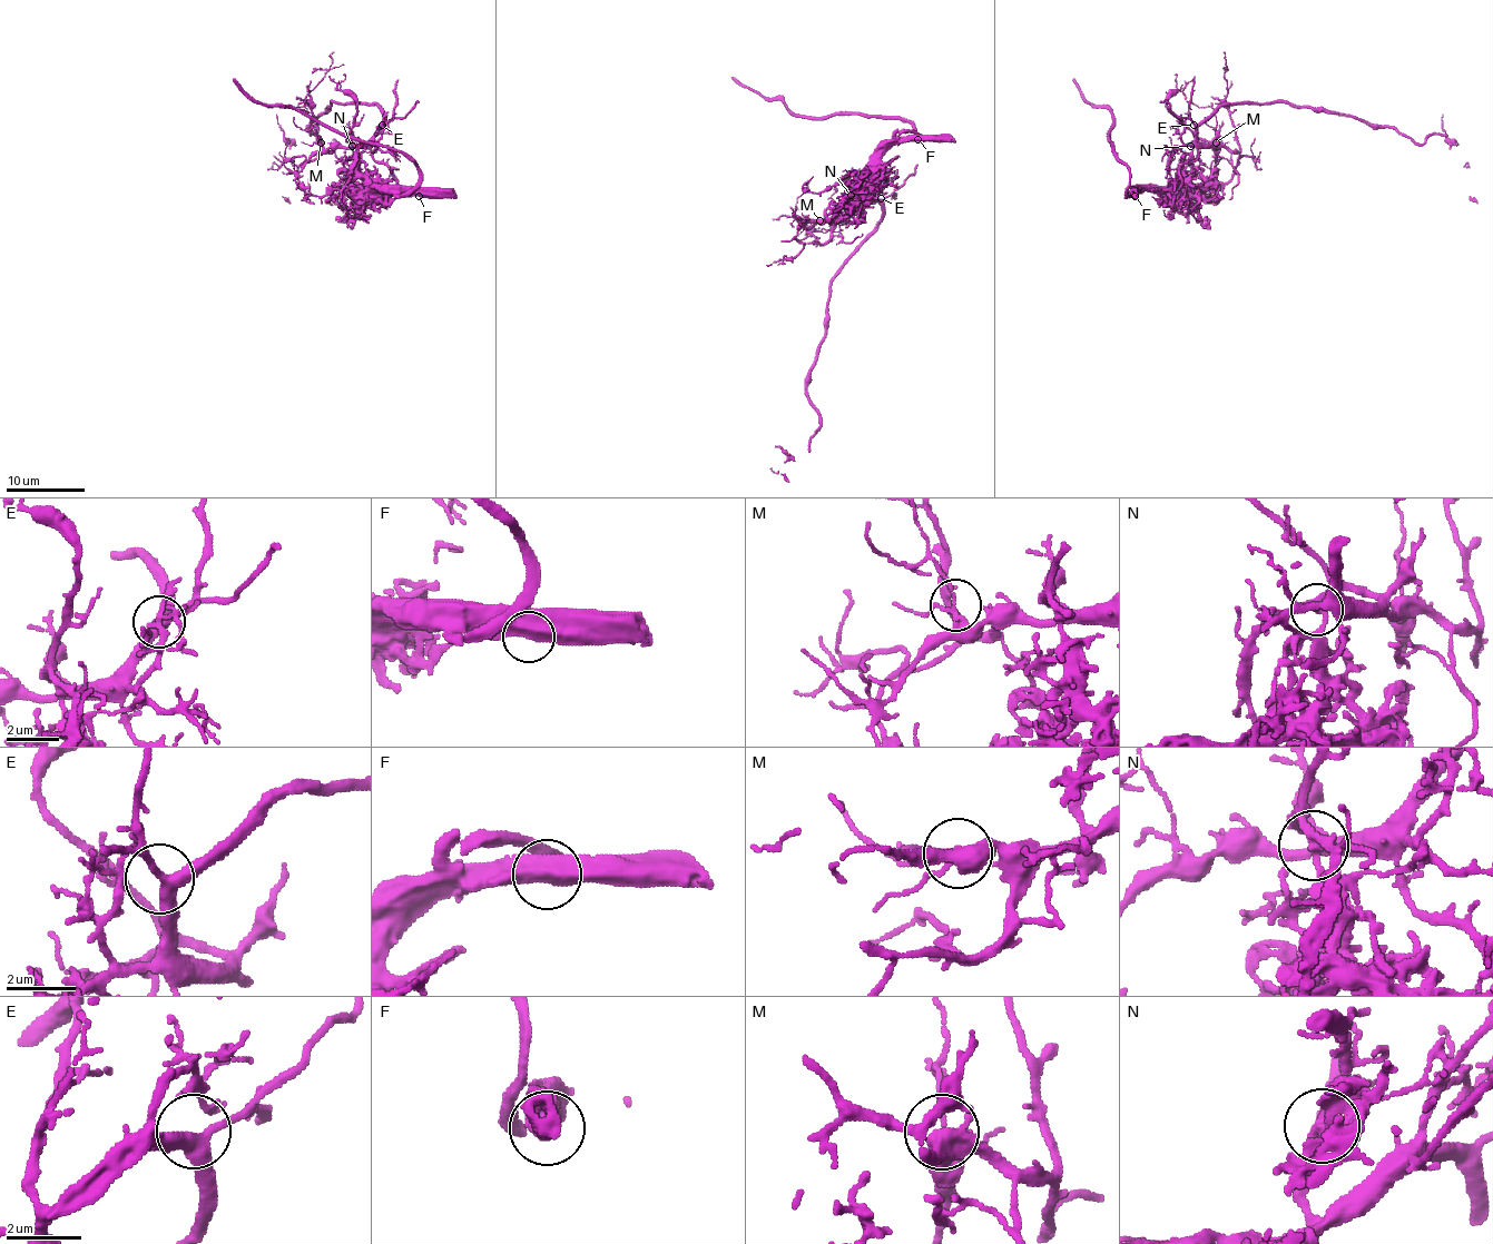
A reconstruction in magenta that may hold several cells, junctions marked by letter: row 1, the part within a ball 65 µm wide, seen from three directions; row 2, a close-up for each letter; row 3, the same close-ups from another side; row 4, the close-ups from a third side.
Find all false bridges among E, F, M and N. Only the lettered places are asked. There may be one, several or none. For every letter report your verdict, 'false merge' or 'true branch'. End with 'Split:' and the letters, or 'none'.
E: true branch
F: true branch
M: true branch
N: false merge
Split: N

